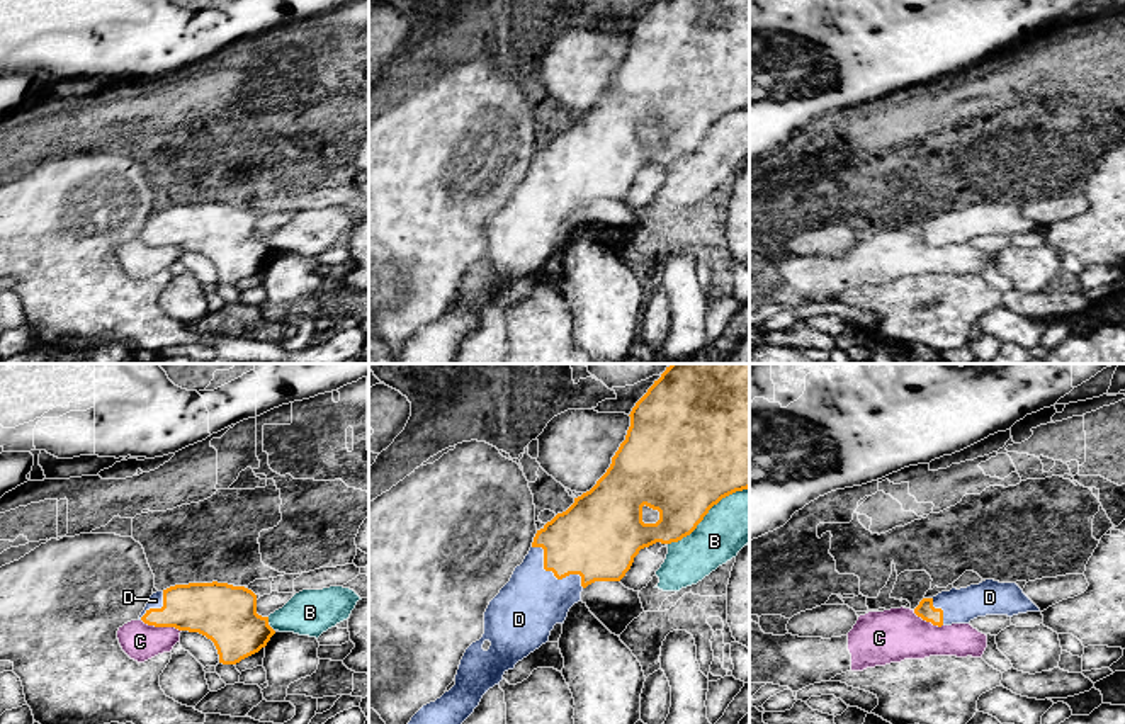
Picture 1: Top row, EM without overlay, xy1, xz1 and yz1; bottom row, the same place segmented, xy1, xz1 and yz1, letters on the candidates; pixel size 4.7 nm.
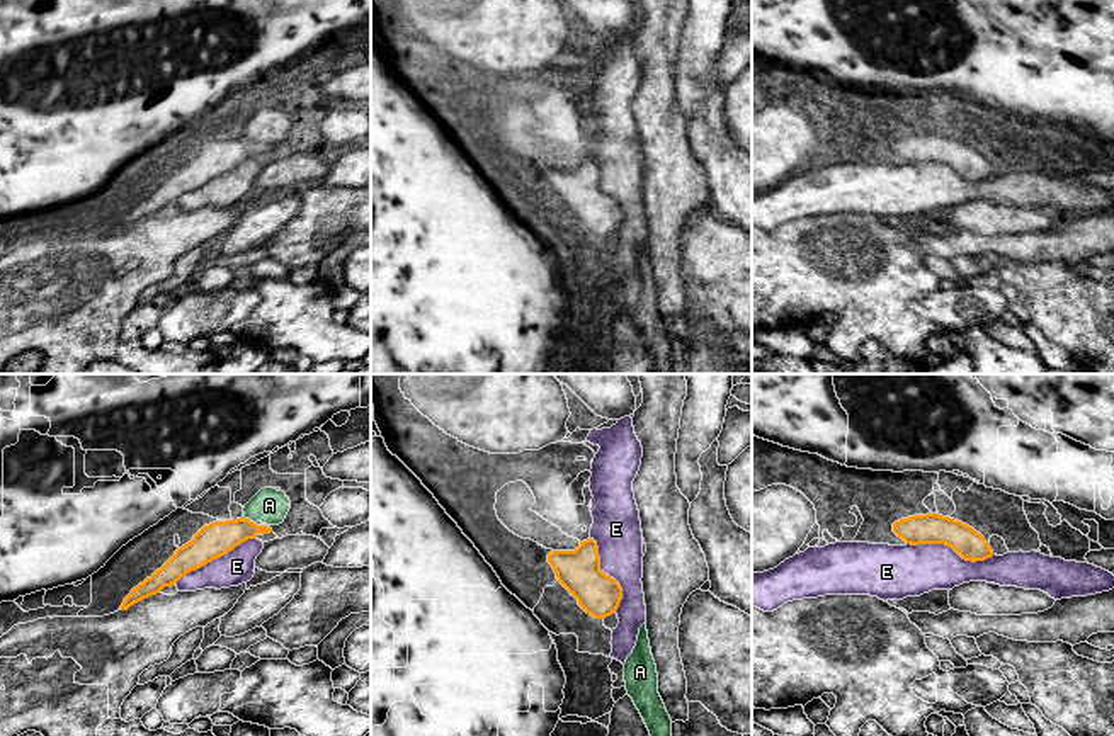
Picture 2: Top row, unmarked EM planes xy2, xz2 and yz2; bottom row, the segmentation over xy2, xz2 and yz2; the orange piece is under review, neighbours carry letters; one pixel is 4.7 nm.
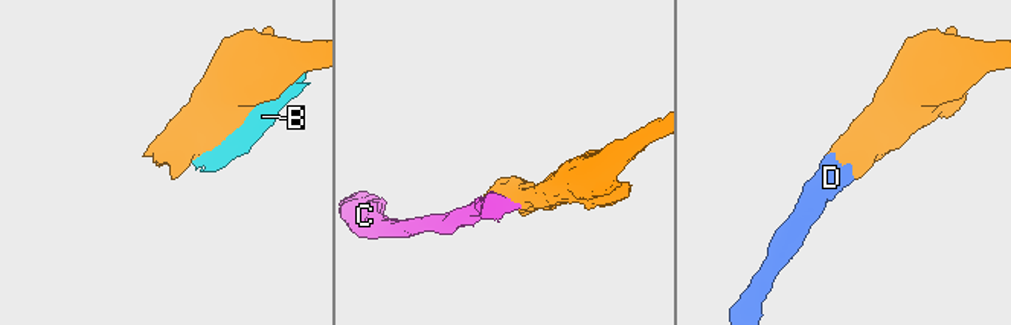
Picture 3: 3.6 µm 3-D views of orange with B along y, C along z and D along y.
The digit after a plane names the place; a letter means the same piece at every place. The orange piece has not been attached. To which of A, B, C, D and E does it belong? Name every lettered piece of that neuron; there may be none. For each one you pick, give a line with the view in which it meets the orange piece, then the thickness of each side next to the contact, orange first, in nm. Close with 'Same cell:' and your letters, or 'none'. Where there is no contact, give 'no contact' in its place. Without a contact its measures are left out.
D: contact in xz1; calibres 380 and 300 nm
Same cell: D

